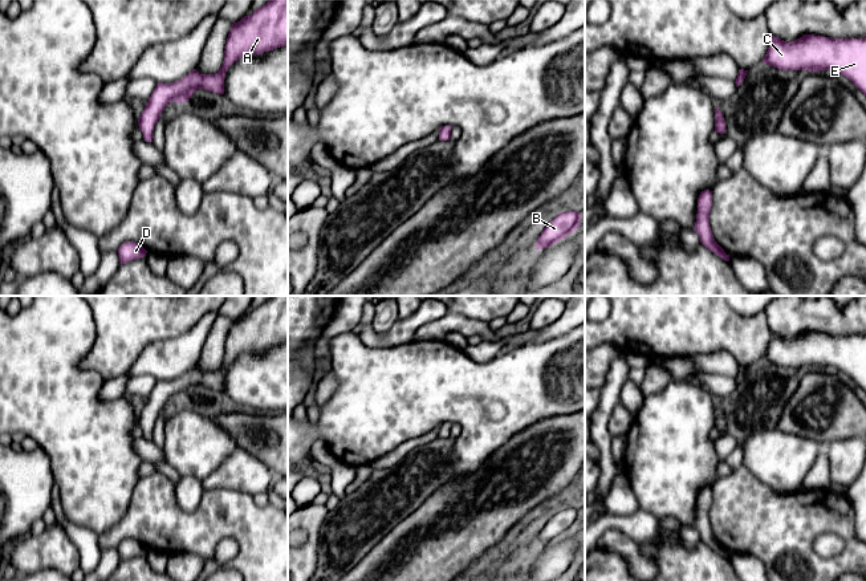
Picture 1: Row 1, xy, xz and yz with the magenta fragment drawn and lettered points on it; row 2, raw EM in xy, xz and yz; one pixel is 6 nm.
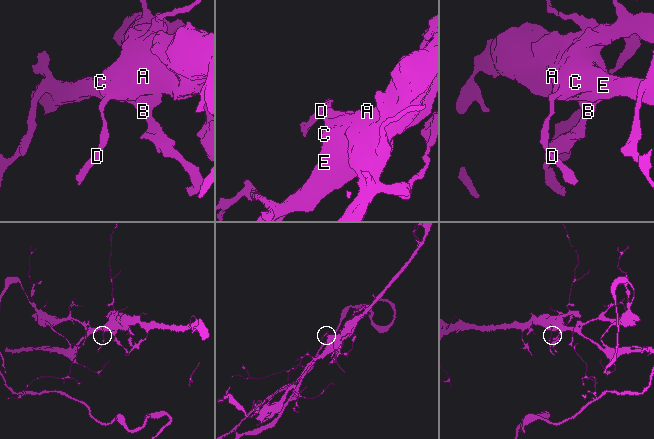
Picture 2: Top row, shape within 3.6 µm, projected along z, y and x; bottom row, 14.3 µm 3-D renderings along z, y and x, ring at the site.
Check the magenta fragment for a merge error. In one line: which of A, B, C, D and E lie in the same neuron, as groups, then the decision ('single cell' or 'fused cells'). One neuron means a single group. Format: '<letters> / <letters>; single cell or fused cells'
A B C E / D; fused cells

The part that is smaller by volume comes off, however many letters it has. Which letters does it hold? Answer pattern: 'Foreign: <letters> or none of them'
Foreign: D

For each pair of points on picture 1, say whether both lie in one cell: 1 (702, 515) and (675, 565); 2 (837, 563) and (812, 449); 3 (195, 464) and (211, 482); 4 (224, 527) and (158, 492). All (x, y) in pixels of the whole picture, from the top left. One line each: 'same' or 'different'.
1: different
2: different
3: different
4: same

